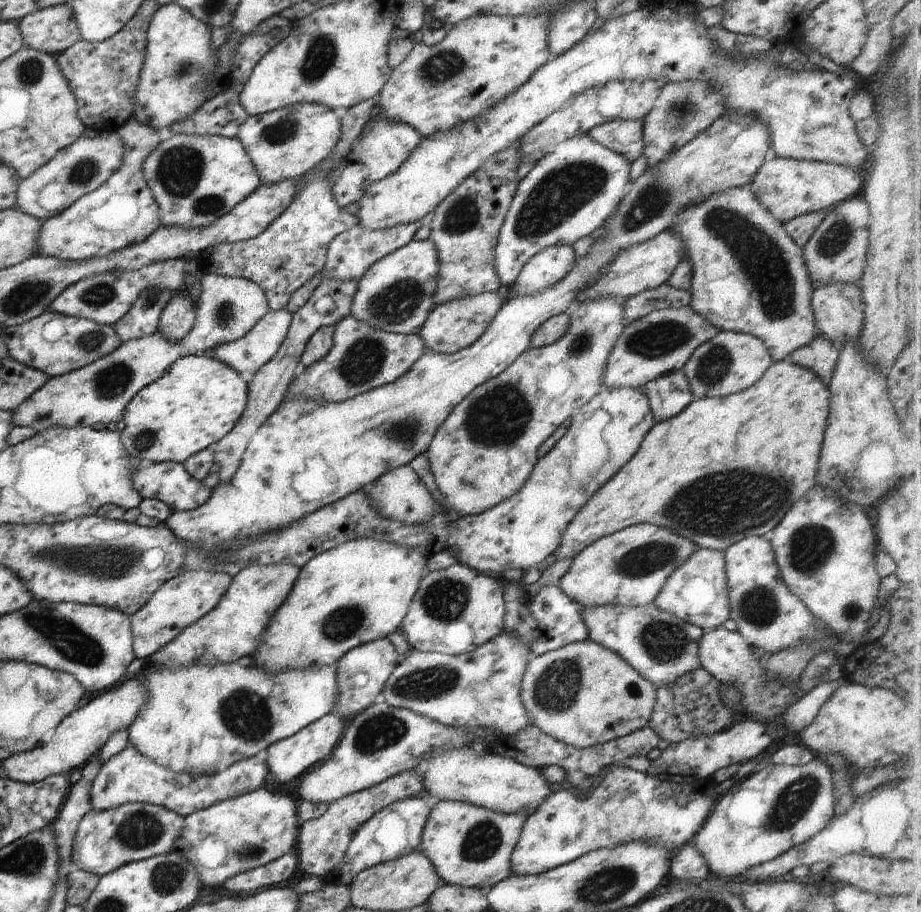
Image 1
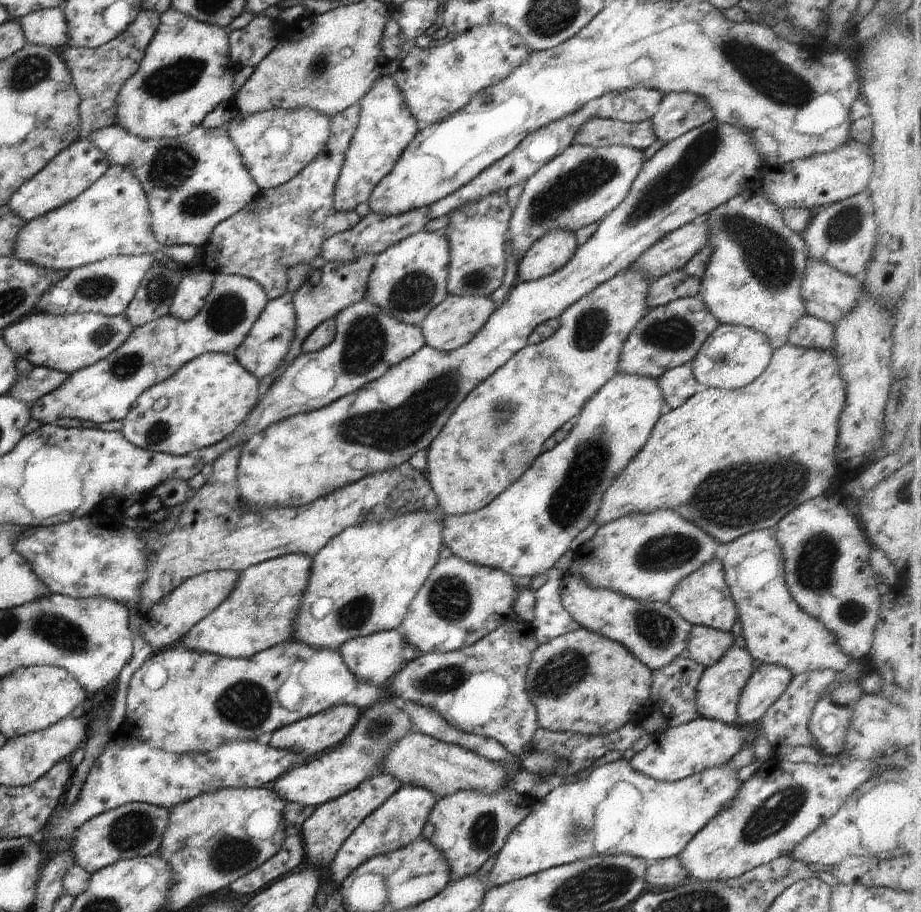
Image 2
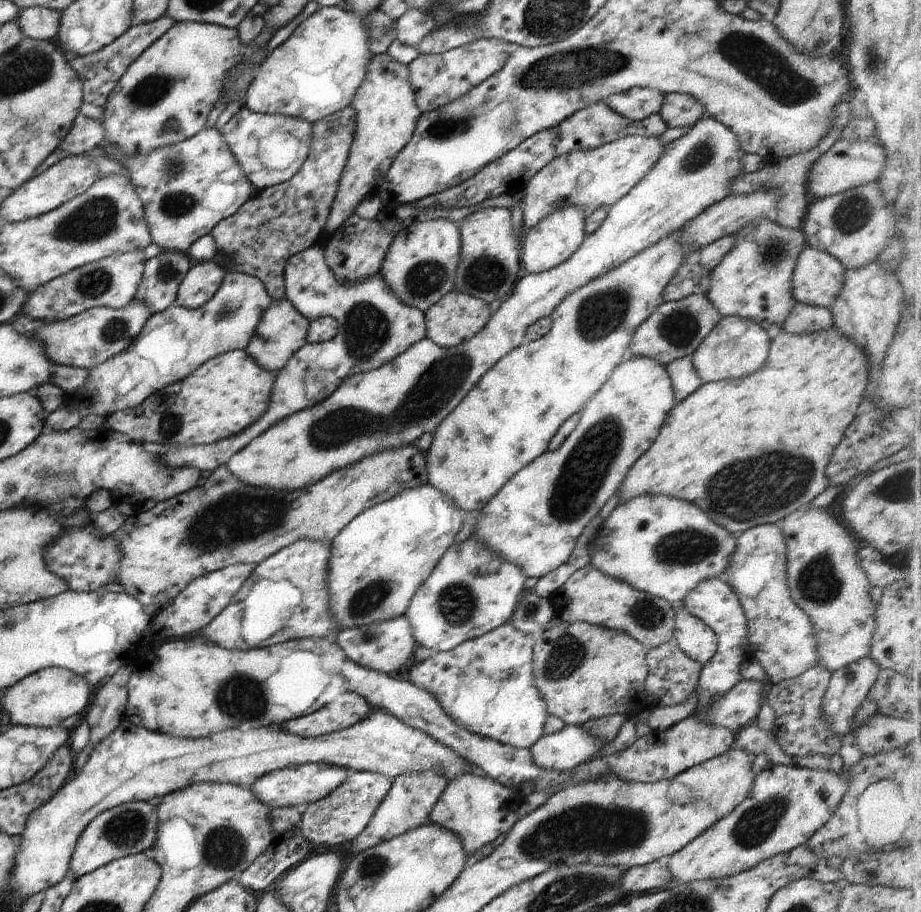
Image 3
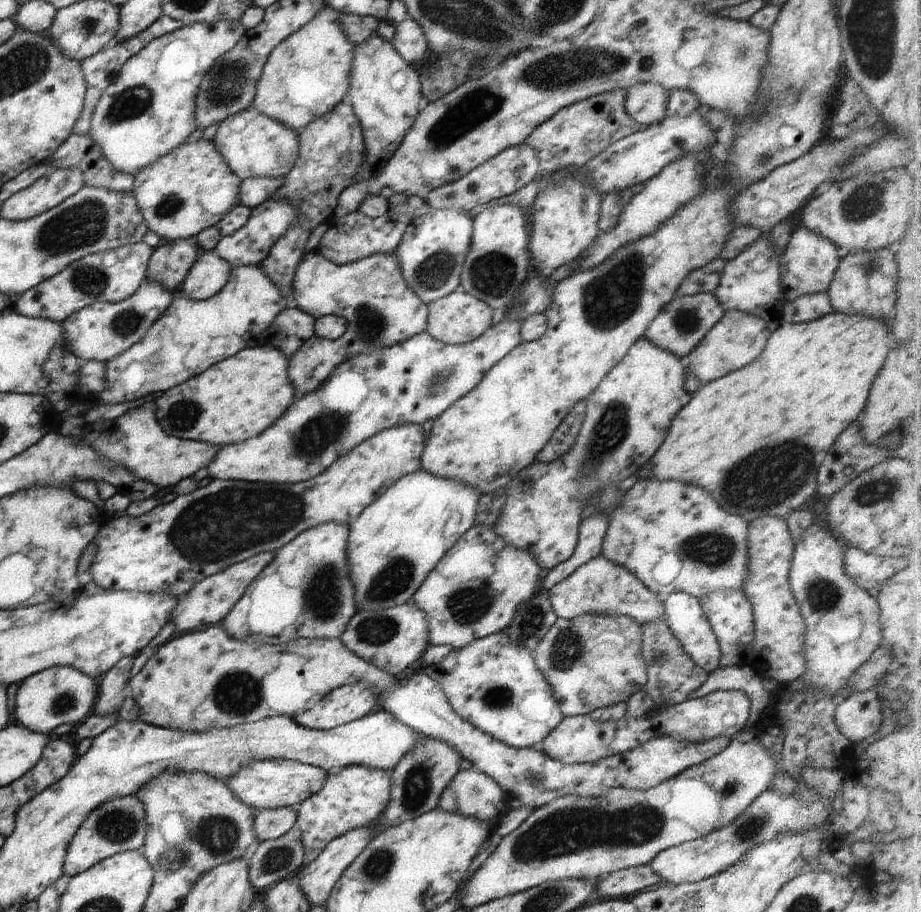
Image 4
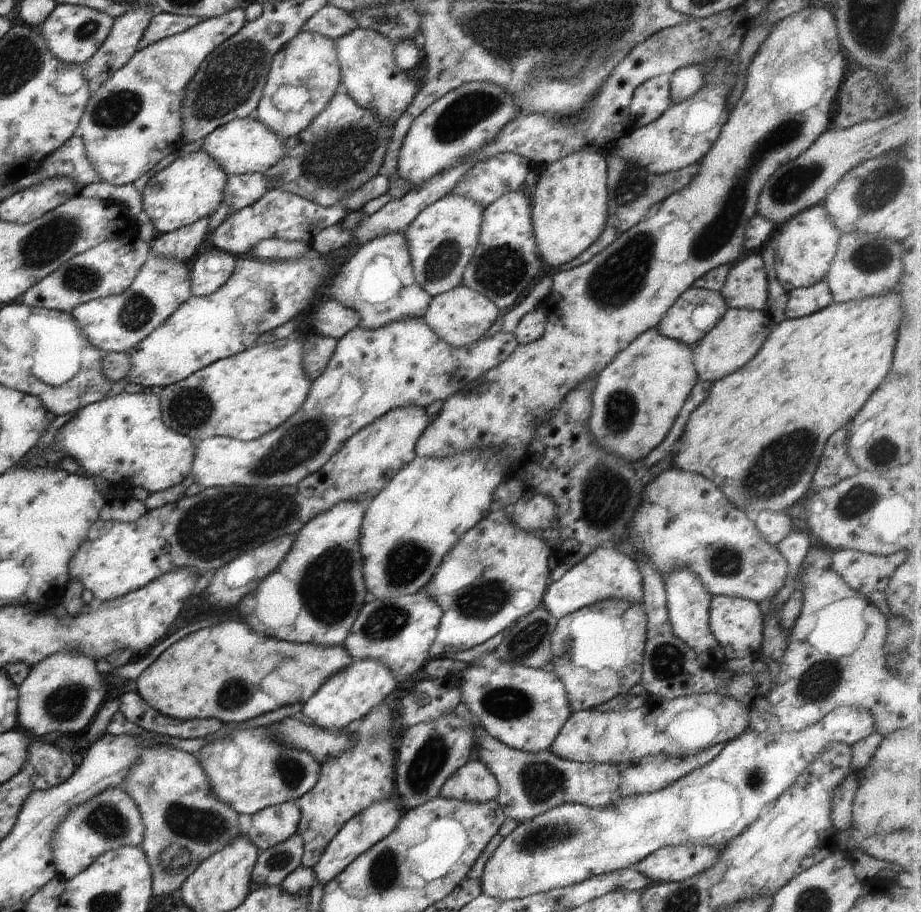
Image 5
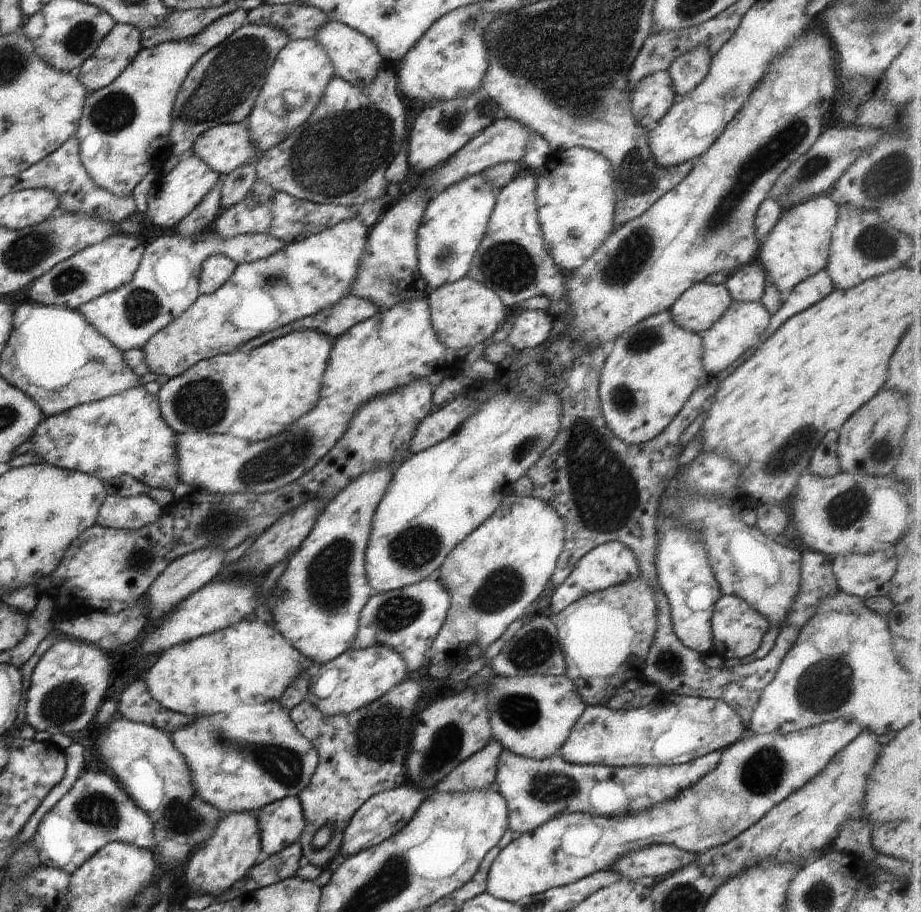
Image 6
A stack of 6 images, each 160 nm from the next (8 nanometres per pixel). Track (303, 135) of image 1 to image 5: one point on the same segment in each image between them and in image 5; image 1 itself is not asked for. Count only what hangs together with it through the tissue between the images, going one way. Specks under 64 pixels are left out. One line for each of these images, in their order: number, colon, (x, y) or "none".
2: (276, 144)
3: (270, 148)
4: (253, 145)
5: (242, 146)

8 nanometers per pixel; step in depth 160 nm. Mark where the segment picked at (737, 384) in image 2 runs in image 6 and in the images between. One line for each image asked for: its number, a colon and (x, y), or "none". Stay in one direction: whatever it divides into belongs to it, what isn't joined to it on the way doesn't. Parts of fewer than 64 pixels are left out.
3: (736, 346)
4: (738, 339)
5: (735, 339)
6: (740, 328)

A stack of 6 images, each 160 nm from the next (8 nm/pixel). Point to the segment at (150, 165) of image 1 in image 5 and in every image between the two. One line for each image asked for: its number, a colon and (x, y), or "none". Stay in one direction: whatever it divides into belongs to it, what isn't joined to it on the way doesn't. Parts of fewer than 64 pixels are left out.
2: (193, 182)
3: (186, 188)
4: (190, 189)
5: (190, 188)

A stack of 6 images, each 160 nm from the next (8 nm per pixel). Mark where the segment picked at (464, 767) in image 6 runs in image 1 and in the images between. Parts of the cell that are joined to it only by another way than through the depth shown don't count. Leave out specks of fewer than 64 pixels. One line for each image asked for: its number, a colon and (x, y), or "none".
1: (470, 846)
2: (467, 827)
3: (478, 809)
4: (471, 792)
5: (473, 782)

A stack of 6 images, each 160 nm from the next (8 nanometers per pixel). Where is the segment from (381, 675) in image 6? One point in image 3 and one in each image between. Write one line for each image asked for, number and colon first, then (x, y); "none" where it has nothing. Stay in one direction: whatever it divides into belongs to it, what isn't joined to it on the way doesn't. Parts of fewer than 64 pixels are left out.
3: (348, 709)
4: (346, 704)
5: (347, 696)

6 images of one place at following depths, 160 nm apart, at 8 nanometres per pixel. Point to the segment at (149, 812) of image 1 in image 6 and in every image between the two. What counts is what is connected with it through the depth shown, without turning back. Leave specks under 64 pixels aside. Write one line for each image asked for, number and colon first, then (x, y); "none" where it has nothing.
2: (132, 830)
3: (131, 828)
4: (117, 826)
5: (110, 820)
6: (96, 811)

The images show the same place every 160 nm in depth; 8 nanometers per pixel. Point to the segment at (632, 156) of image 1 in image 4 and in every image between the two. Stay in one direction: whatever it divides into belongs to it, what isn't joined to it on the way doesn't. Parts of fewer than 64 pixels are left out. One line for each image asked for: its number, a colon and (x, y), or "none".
2: (597, 132)
3: (596, 125)
4: (574, 135)

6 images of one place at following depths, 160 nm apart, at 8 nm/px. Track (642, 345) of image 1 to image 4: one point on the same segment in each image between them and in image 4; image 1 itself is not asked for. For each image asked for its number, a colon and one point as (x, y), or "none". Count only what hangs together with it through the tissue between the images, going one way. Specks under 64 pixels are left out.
2: (670, 335)
3: (676, 329)
4: (684, 322)

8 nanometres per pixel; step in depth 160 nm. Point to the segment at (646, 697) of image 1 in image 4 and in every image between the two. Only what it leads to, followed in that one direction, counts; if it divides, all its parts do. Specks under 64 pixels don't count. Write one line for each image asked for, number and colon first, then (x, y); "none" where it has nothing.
2: (581, 682)
3: (584, 671)
4: (594, 661)

